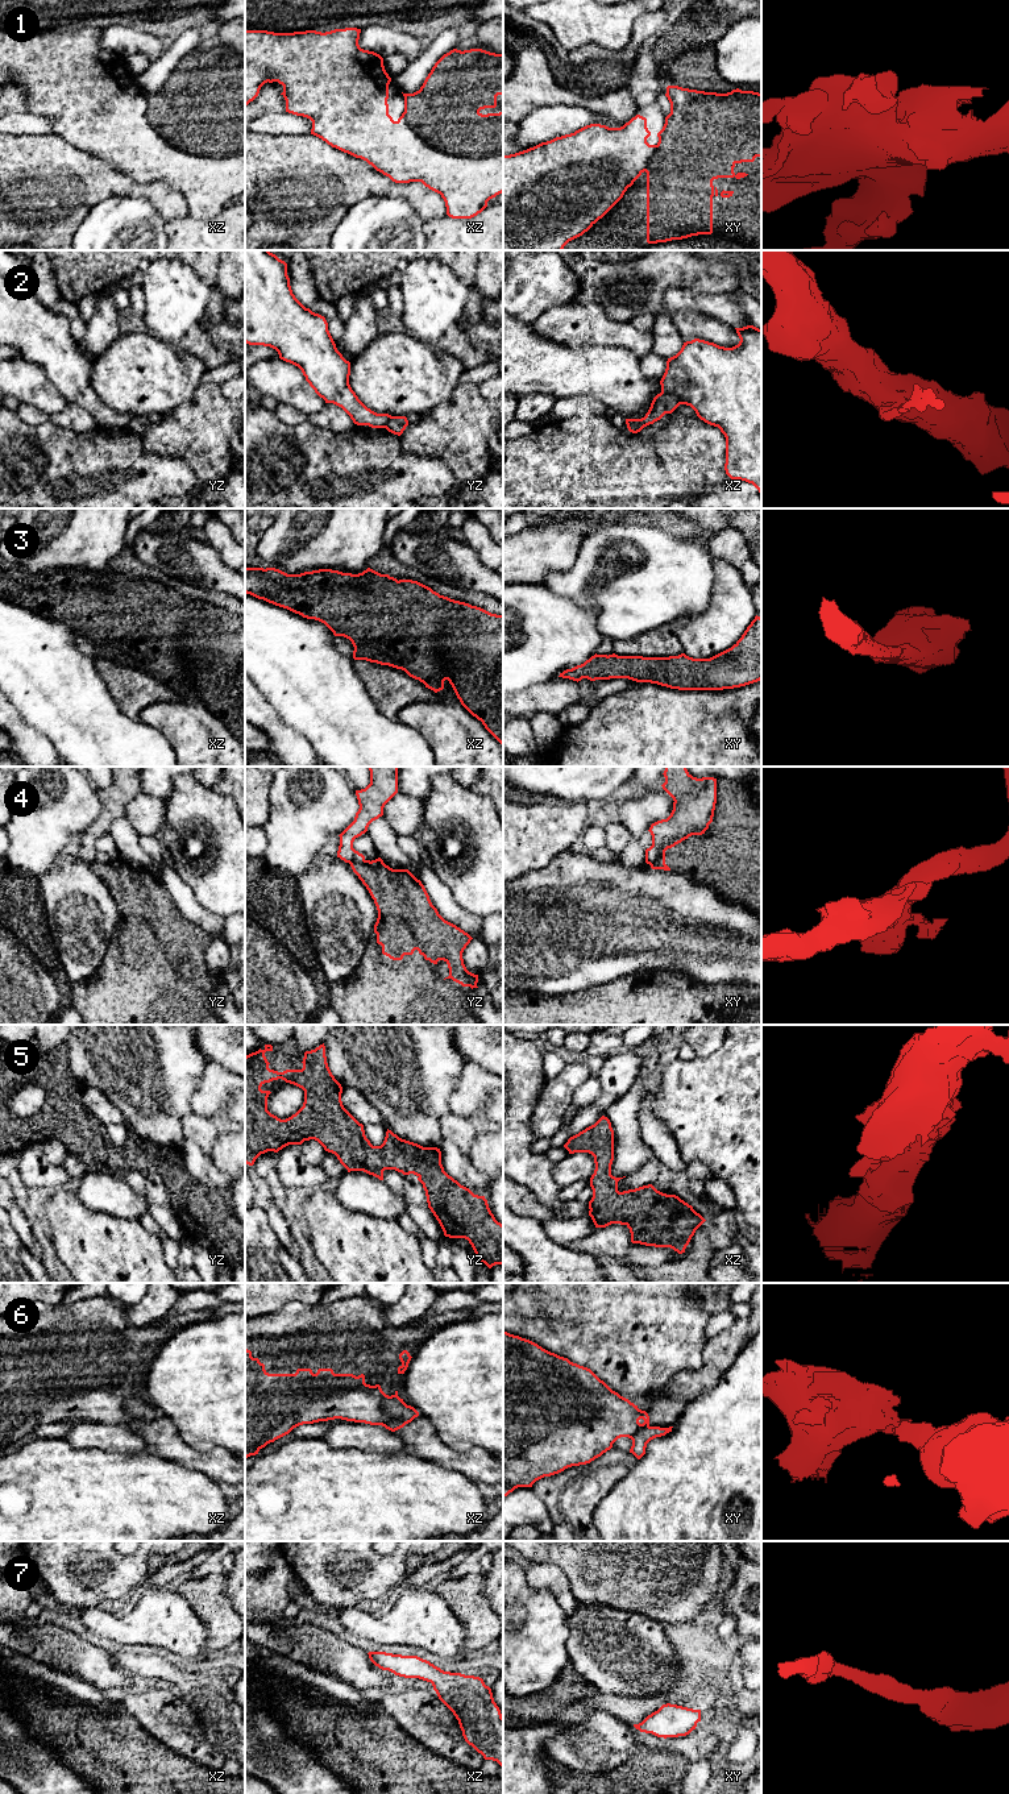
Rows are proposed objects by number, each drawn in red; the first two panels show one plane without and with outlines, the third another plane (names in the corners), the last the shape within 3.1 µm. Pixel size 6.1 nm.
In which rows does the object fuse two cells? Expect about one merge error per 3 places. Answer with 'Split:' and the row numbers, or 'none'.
Split: 1, 2, 4, 6

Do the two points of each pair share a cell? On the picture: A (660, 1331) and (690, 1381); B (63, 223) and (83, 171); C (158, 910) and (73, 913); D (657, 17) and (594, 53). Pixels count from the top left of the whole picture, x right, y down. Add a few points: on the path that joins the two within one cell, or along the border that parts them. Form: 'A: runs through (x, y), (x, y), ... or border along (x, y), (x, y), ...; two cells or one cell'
A: border along (705, 1346), (702, 1365), (684, 1369), (661, 1390); two cells
B: runs through (63, 210), (63, 191), (70, 185); one cell
C: border along (104, 884), (119, 910), (119, 921), (111, 941); two cells
D: runs through (640, 34), (623, 55), (611, 55); one cell

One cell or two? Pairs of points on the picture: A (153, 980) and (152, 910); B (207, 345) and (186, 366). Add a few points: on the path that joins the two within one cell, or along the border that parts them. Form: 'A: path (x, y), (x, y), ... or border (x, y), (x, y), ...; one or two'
A: path (152, 963), (152, 927); one
B: border (174, 344), (195, 354), (207, 368); two

